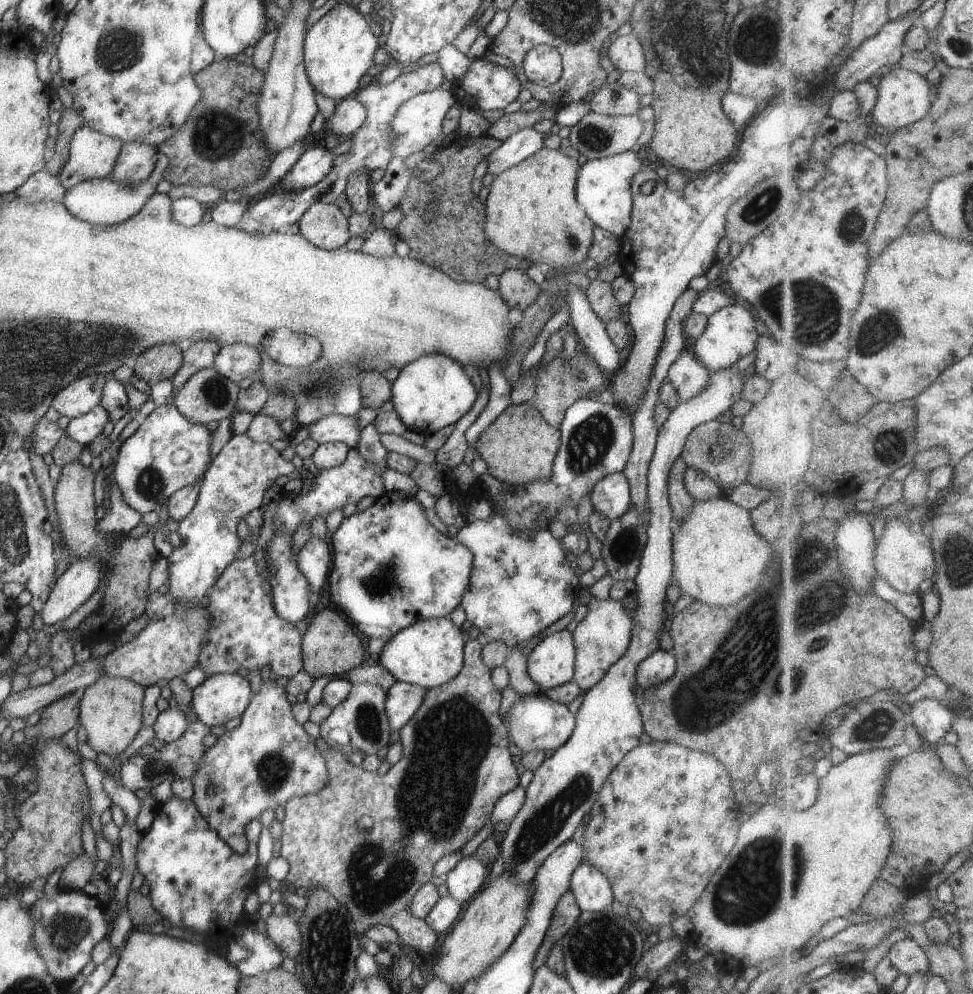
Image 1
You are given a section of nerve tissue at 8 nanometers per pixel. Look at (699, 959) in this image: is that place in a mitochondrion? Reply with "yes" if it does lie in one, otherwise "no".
no

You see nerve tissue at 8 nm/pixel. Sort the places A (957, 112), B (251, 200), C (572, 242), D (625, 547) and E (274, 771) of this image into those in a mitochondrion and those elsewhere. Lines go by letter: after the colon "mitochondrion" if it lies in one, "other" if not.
A: other
B: other
C: mitochondrion
D: mitochondrion
E: mitochondrion

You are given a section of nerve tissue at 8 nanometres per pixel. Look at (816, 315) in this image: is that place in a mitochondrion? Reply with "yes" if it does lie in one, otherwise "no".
yes

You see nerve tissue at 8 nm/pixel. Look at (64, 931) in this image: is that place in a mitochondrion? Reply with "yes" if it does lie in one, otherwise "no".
yes

